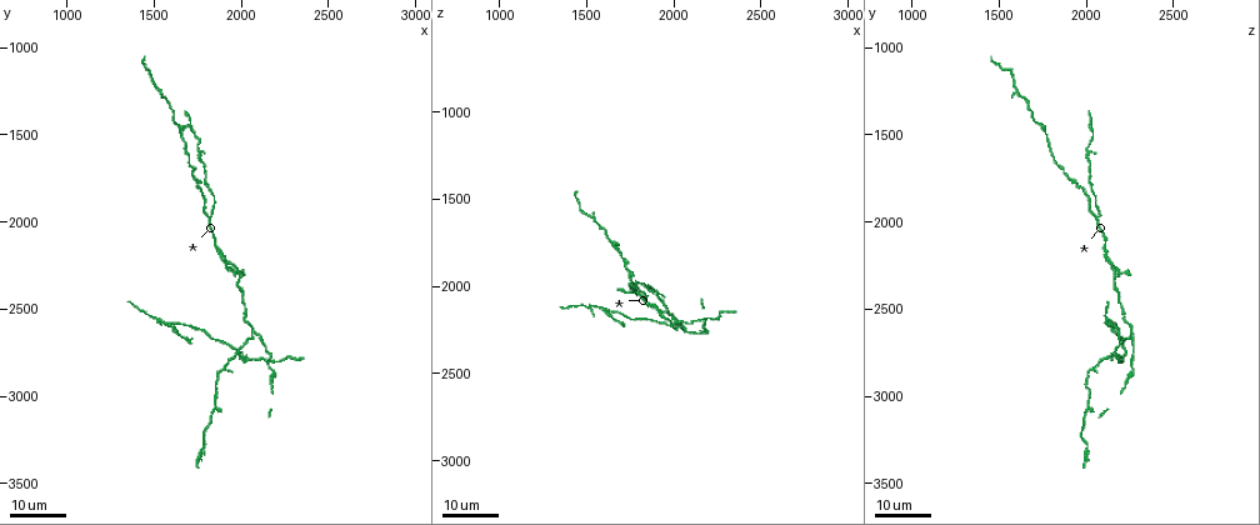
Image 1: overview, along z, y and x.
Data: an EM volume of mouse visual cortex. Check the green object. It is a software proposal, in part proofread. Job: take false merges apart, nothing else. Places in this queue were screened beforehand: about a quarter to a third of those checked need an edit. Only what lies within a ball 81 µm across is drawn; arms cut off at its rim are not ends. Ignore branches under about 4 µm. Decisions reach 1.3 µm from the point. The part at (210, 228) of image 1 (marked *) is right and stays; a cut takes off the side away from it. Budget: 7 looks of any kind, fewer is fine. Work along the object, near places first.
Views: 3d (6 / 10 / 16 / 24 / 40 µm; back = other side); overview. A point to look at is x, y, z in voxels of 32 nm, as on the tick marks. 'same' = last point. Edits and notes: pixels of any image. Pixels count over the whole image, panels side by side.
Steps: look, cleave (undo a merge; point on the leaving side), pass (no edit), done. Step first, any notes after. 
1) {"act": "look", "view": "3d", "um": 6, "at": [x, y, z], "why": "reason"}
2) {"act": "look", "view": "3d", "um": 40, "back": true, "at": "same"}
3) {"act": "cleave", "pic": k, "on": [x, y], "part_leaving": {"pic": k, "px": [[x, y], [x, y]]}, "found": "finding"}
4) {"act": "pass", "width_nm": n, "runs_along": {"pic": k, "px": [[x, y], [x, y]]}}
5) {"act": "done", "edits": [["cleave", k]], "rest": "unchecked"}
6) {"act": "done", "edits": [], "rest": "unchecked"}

{"act": "look", "view": "3d", "um": 16, "at": [1920, 2240, 2140], "why": "side arm on a straight run"}

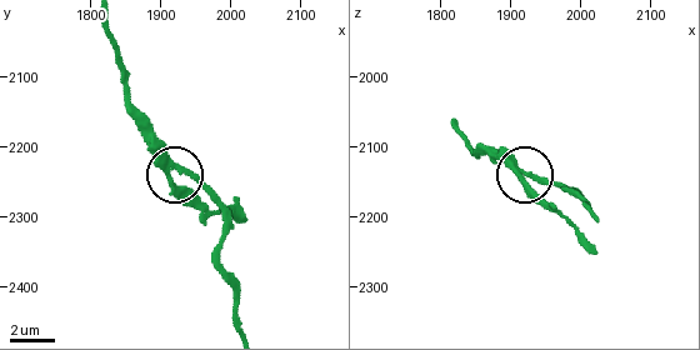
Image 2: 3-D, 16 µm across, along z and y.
{"act": "look", "view": "3d", "um": 6, "at": [1925, 2235, 2140]}

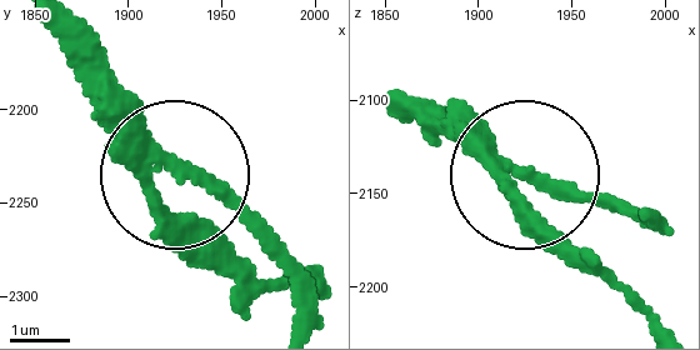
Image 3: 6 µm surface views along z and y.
{"act": "look", "view": "3d", "um": 6, "back": true, "at": [1926, 2238, 2142]}

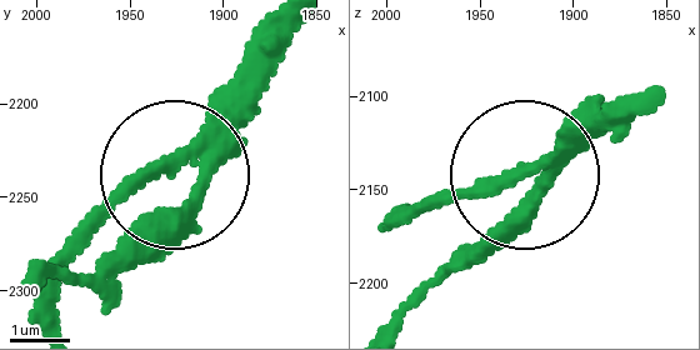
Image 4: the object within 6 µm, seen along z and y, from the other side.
{"act": "cleave", "pic": 4, "on": [178, 215], "width_nm": 240, "part_leaving": {"pic": 4, "px": [[219, 158], [189, 196], [55, 271]]}, "found": "two neurons meet here"}

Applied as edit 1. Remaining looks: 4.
{"act": "look", "view": "overview"}

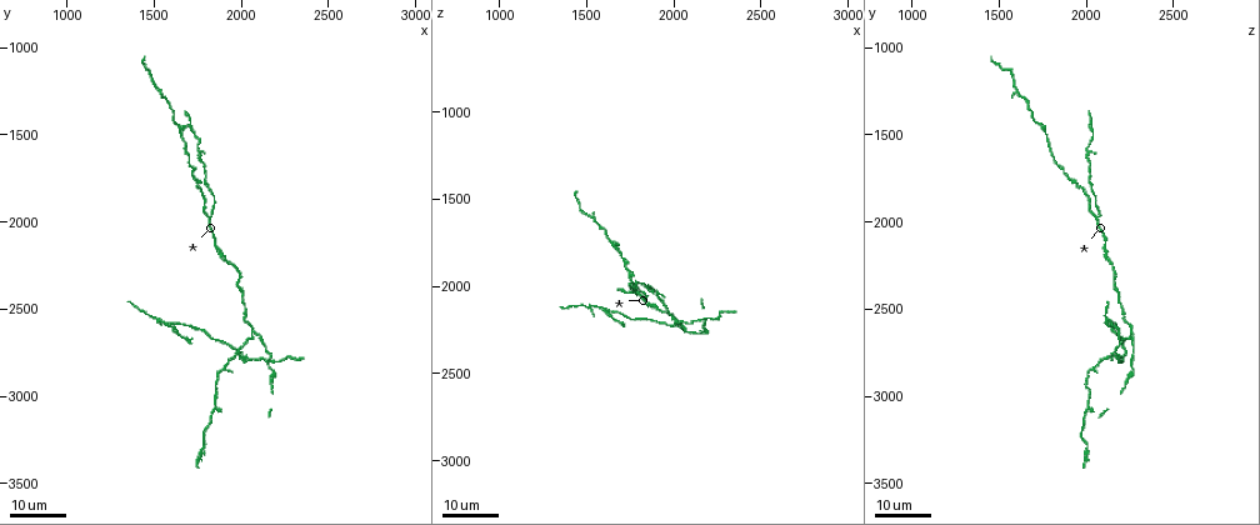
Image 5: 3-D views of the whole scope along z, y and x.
{"act": "look", "view": "3d", "um": 24, "at": [1760, 1800, 1960], "why": "sudden change in width"}

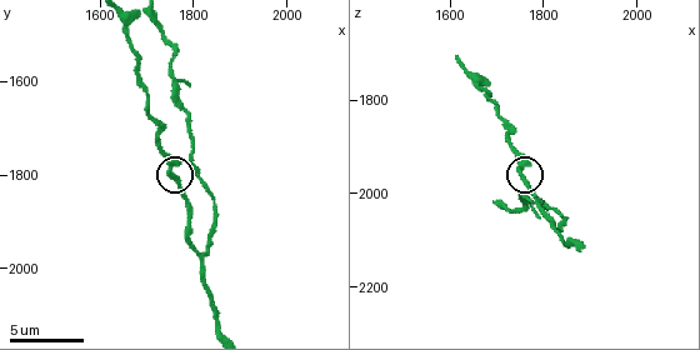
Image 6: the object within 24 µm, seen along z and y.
{"act": "look", "view": "3d", "um": 6, "at": [1760, 1795, 1955], "why": "closer look"}

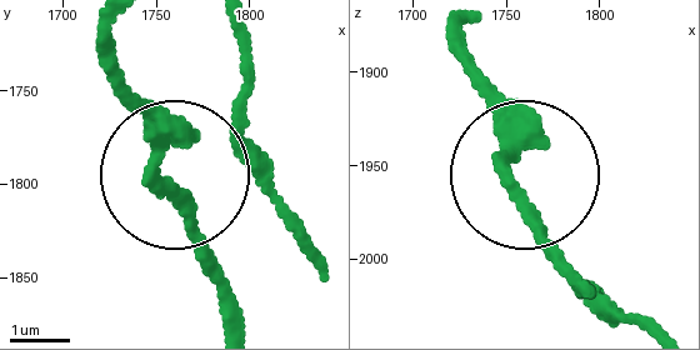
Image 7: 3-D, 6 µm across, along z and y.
{"act": "pass", "runs_along": {"pic": 7, "px": [[230, 321], [220, 263], [166, 183], [126, 73]]}, "found": "all the same neuron"}

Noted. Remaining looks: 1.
{"act": "done", "edits": [["cleave", 4]], "rest": "unchecked"}

